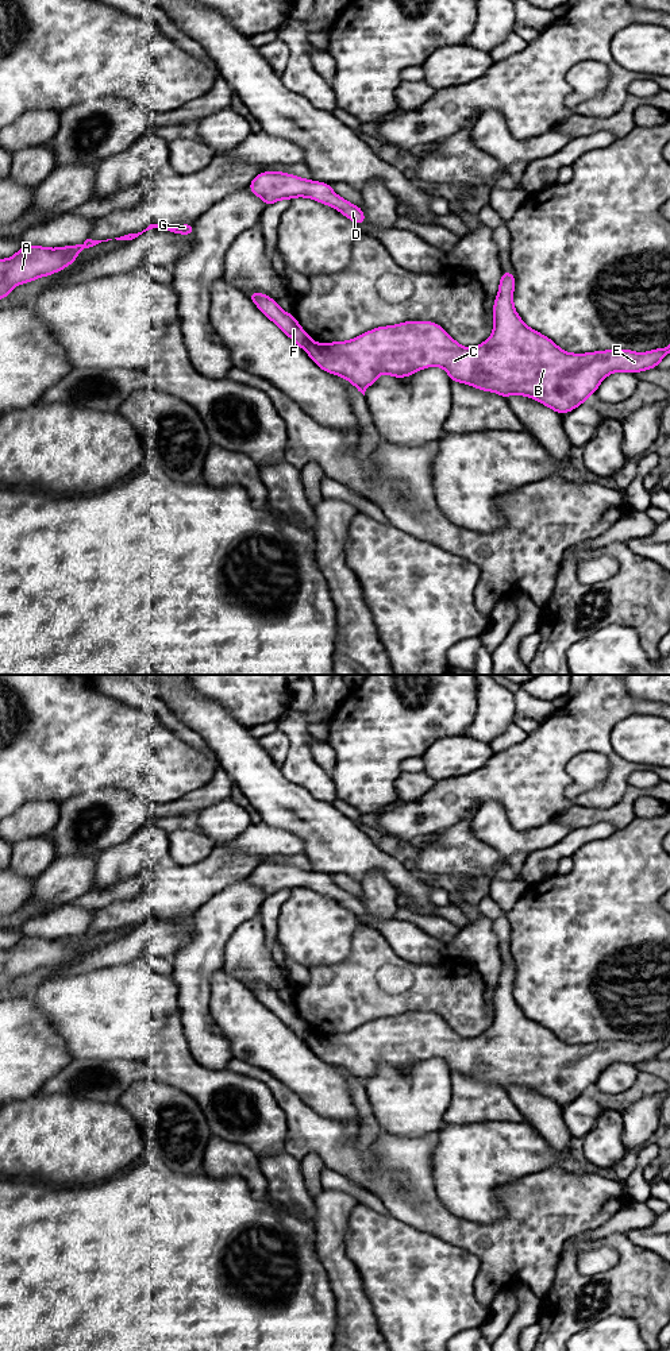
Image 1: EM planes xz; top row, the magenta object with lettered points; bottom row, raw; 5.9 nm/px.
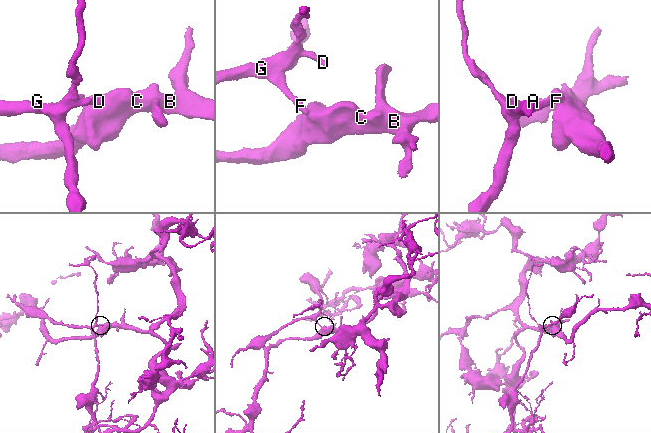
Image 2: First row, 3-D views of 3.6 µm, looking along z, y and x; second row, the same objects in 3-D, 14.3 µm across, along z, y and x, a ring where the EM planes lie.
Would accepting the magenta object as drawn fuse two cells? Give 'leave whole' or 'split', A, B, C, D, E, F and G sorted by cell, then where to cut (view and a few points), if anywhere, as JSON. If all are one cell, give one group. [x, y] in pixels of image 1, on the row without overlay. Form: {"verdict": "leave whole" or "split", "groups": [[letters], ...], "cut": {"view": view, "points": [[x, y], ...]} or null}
{"verdict": "split", "groups": [["A", "D", "F", "G"], ["B", "C", "E"]], "cut": {"view": "xz", "points": [[312, 1033], [305, 1041]]}}

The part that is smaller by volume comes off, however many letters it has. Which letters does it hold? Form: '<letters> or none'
A, D, F, G

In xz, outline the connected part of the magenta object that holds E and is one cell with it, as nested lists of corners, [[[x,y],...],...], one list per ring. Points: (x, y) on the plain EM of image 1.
[[[502,960],[498,985],[493,997],[494,1019],[492,1027],[477,1038],[466,1039],[459,1037],[436,1014],[407,1012],[390,1018],[378,1018],[349,1032],[327,1035],[312,1032],[305,1042],[321,1061],[350,1072],[363,1086],[366,1080],[377,1072],[381,1064],[386,1064],[394,1069],[405,1069],[421,1059],[439,1057],[447,1062],[451,1073],[459,1072],[480,1081],[494,1082],[504,1089],[508,1089],[511,1085],[531,1088],[559,1105],[571,1103],[584,1095],[589,1086],[596,1084],[607,1066],[616,1062],[636,1065],[643,1061],[655,1059],[670,1045],[670,1035],[665,1039],[651,1041],[644,1045],[636,1045],[631,1041],[594,1042],[590,1045],[565,1043],[552,1031],[527,1018],[519,1008],[513,999],[513,978],[515,965]]]

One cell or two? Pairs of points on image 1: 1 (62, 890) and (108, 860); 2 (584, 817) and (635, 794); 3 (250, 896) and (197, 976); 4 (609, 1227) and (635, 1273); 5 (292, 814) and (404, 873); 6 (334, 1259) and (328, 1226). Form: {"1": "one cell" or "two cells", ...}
{"1": "one cell", "2": "one cell", "3": "one cell", "4": "two cells", "5": "one cell", "6": "one cell"}

